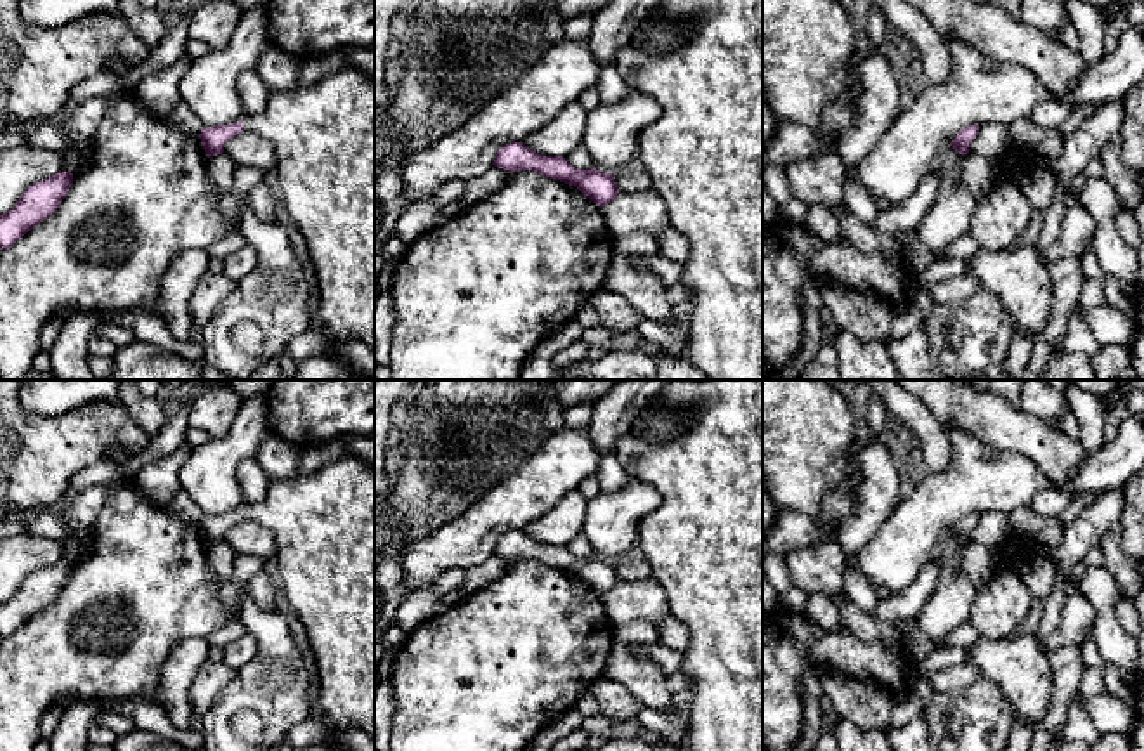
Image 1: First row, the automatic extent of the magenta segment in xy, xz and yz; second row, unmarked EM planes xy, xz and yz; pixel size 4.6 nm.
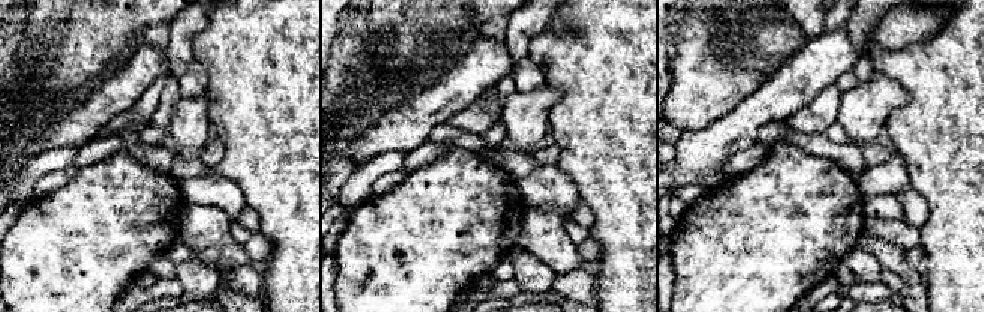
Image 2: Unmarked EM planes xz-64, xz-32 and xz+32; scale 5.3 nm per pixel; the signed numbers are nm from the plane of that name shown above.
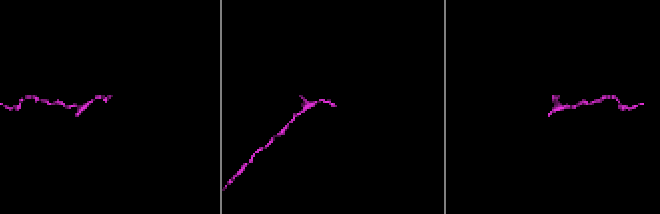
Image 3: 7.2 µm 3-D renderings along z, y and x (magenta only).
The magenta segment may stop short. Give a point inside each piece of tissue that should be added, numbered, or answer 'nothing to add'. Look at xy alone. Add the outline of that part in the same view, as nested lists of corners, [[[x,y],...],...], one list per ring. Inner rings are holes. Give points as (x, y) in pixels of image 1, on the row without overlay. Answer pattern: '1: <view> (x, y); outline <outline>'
1: xy (323, 522); outline [[[345,456],[317,472],[270,479],[267,496],[243,508],[244,519],[276,538],[279,590],[296,612],[319,671],[319,702],[335,728],[359,728],[374,739],[374,465]]]

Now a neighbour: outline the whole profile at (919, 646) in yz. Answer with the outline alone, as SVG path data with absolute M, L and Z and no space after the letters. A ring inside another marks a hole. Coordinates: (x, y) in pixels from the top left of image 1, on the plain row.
M917 630L908 640L907 640L907 649L910 657L917 663L917 666L924 664L927 659L929 652L934 649L933 642L927 638L926 633Z

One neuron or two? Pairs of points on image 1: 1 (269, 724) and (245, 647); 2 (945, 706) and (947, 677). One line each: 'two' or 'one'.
1: two
2: two

